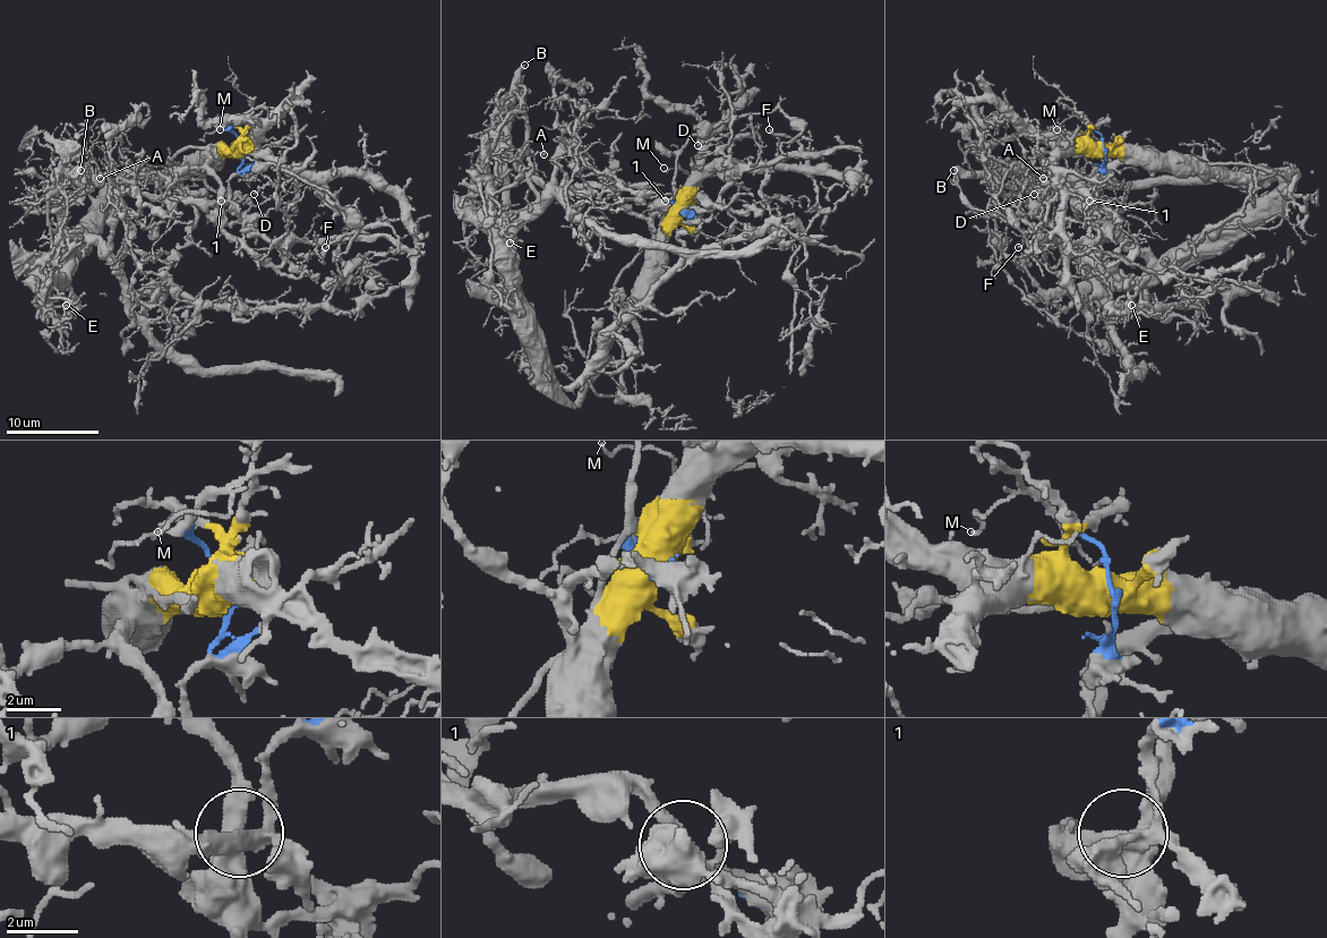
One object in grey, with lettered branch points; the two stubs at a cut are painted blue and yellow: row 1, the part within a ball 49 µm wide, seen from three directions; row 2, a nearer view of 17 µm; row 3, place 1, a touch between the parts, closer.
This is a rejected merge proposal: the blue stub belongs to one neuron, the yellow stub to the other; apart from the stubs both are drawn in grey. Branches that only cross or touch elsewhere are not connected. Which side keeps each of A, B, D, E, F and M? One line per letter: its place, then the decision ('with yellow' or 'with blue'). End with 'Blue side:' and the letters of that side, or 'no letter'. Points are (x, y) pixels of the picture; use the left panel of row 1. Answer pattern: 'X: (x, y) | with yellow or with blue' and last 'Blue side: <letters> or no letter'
A: (100, 178) | with blue
B: (80, 170) | with blue
D: (254, 194) | with yellow
E: (66, 305) | with yellow
F: (325, 247) | with yellow
M: (220, 129) | with blue
Blue side: A, B, M

